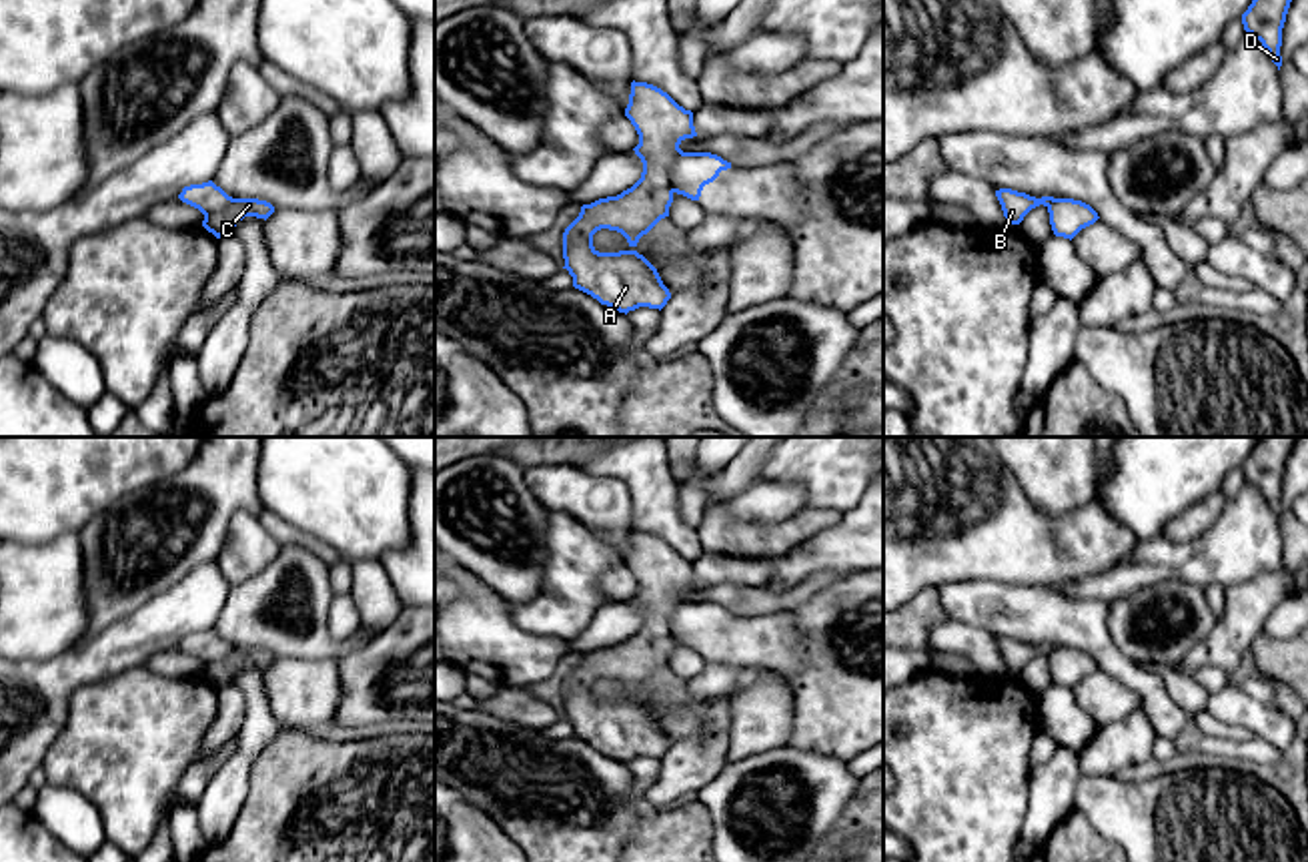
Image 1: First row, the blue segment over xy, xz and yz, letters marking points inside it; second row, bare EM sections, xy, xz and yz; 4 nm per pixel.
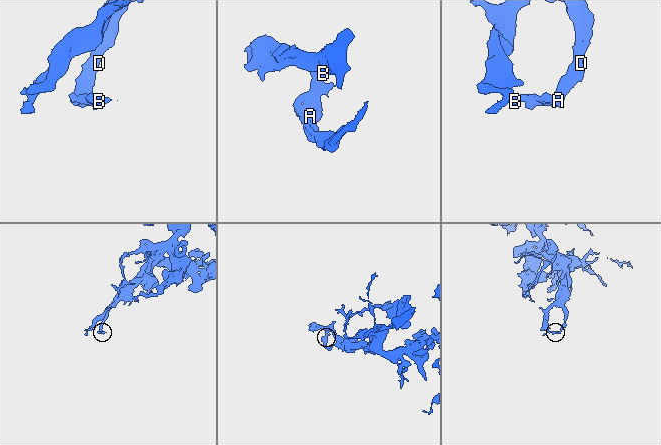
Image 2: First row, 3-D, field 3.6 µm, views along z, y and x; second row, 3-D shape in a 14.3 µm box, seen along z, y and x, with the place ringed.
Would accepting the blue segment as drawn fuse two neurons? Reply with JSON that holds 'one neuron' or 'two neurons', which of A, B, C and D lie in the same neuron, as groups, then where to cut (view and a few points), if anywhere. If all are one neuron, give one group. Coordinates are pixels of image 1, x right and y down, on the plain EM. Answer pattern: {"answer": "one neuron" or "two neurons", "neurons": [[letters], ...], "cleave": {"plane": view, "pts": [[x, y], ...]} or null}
{"answer": "two neurons", "neurons": [["A", "B", "D"], ["C"]], "cleave": {"plane": "xz", "pts": [[682, 600], [668, 620], [672, 640]]}}

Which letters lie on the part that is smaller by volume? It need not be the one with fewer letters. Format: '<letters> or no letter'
C

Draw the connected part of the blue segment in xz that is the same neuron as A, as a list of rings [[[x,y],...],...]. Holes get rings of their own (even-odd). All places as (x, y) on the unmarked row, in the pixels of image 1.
[[[631,531],[625,565],[639,583],[633,597],[643,611],[641,627],[617,645],[583,654],[563,682],[563,708],[573,736],[619,762],[639,756],[663,758],[671,748],[657,718],[635,700],[639,688],[669,666],[673,639],[667,631],[679,593],[697,585],[693,561],[647,531]],[[601,678],[621,682],[629,700],[599,702],[593,684]]]

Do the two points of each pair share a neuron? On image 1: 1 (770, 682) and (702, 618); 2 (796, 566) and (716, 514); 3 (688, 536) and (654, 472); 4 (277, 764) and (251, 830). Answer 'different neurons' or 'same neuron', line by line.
1: different neurons
2: different neurons
3: same neuron
4: same neuron

